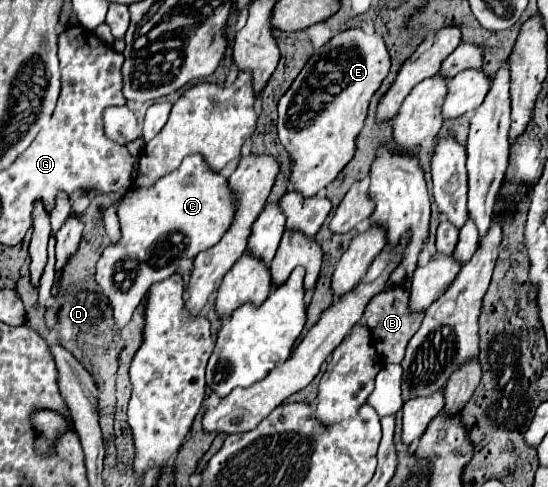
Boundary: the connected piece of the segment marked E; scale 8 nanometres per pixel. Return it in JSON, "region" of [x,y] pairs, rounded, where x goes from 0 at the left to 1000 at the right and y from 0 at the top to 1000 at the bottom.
{"region":[[[641,57],[611,70],[586,94],[509,205],[509,287],[535,329],[531,378],[553,402],[575,402],[637,337],[673,209],[706,152],[710,107],[699,74]]]}

